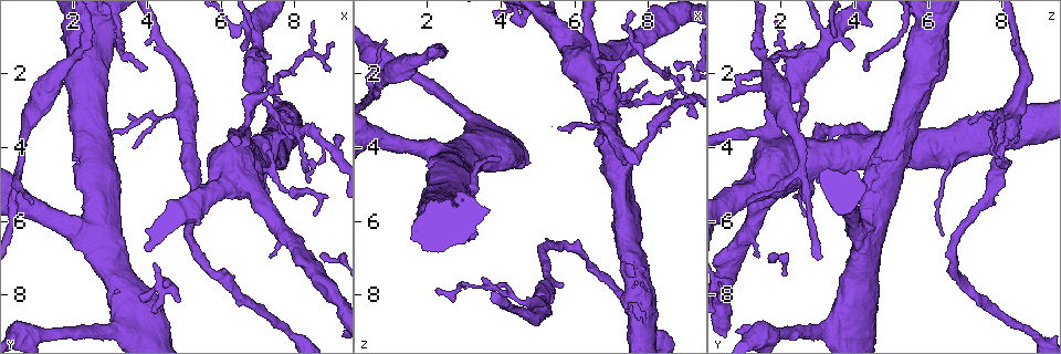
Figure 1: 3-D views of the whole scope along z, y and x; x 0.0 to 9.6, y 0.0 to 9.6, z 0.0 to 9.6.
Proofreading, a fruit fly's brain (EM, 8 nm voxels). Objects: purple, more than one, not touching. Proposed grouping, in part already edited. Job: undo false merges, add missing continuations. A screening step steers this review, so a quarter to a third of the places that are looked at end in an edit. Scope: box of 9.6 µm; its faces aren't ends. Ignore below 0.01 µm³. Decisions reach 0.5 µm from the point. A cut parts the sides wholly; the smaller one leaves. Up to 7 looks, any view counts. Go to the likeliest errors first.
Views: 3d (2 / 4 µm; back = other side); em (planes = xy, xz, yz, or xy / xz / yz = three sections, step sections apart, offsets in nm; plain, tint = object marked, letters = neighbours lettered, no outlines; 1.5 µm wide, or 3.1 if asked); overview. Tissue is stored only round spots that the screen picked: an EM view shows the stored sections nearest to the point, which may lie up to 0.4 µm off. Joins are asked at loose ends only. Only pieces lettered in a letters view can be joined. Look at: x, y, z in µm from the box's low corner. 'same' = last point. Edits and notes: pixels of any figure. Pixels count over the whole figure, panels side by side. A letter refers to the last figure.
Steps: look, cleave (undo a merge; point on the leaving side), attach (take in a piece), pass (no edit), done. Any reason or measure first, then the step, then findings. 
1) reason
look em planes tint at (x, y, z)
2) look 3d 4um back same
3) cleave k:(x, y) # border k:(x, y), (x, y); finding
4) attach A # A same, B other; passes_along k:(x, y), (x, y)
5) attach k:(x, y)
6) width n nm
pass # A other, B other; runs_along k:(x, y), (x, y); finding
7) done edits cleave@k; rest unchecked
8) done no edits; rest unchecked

an open end
look em planes letters at (4.00, 1.95, 4.35)

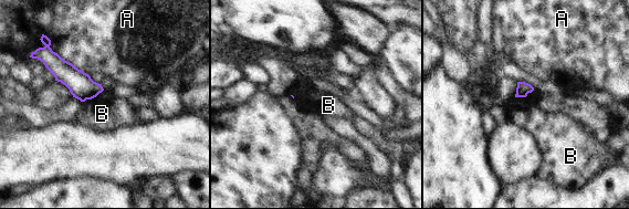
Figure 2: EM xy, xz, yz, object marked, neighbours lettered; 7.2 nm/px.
longest_contact A 300 nm
pass # A other, B other; border 2:(93, 97), (86, 98), (83, 102); none of them fits

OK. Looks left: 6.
sharp bend
look 3d 2um at (8.35, 4.50, 3.35)

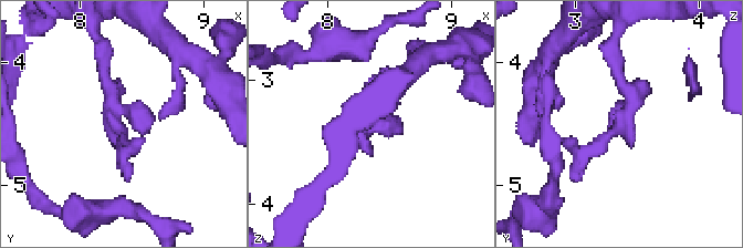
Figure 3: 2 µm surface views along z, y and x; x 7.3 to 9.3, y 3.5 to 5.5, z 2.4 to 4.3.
look em planes plain at (8.32, 4.48, 3.38)

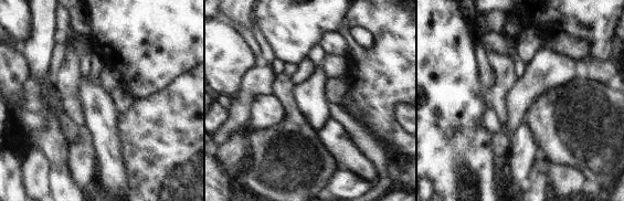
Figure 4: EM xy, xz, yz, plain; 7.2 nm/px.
look em planes letters same

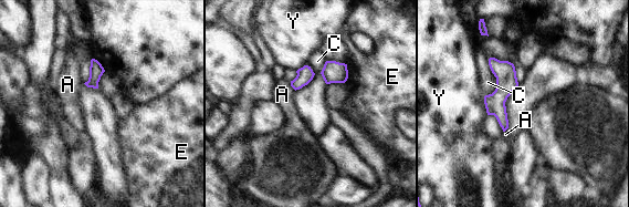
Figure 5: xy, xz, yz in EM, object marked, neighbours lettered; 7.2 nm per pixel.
width 140 nm
pass # A other, C other, E other, Y other; all the same cell

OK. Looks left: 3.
long arm stops here
look em yz step 4 tint at (2.35, 4.25, 7.95)

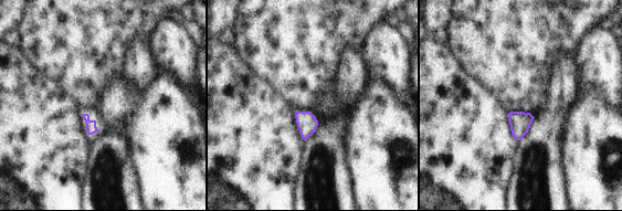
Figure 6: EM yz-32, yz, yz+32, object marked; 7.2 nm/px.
cut it another way
look em planes letters same

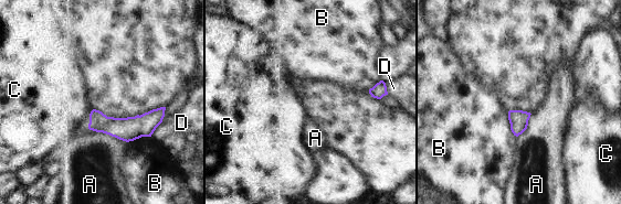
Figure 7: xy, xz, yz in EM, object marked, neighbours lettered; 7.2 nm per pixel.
pass # A other, B other, C other, D other; border 7:(93, 109), (88, 116), (87, 126); none of them fits

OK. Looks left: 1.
done no edits; rest unchecked

